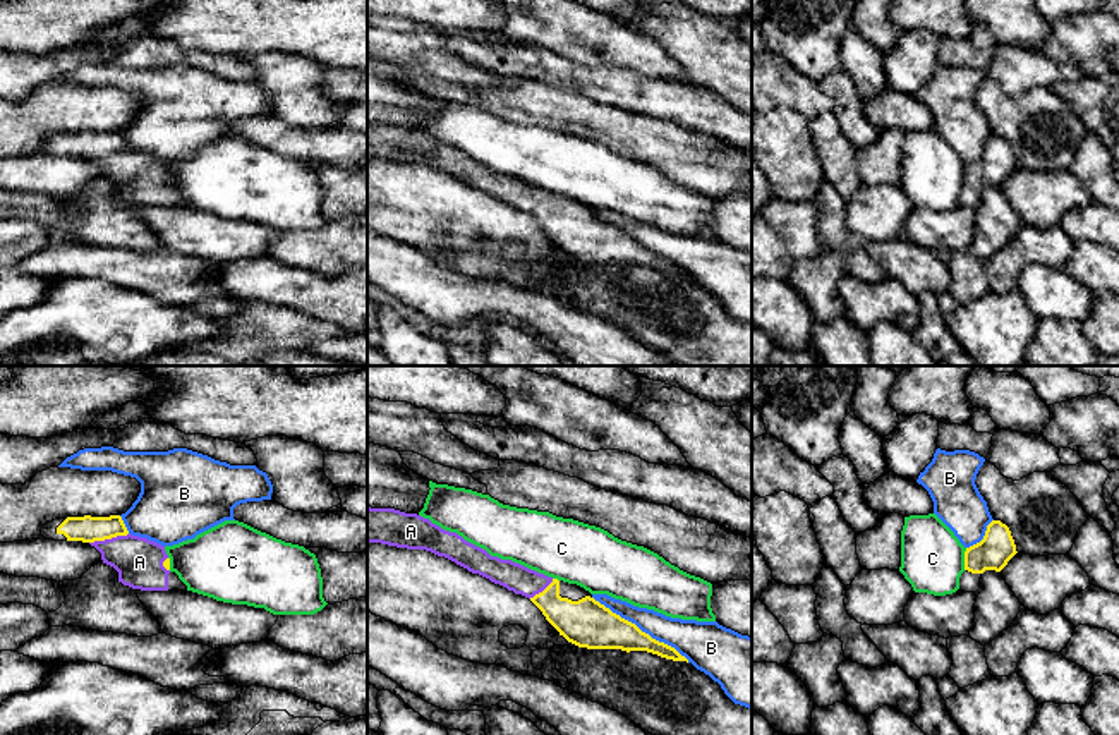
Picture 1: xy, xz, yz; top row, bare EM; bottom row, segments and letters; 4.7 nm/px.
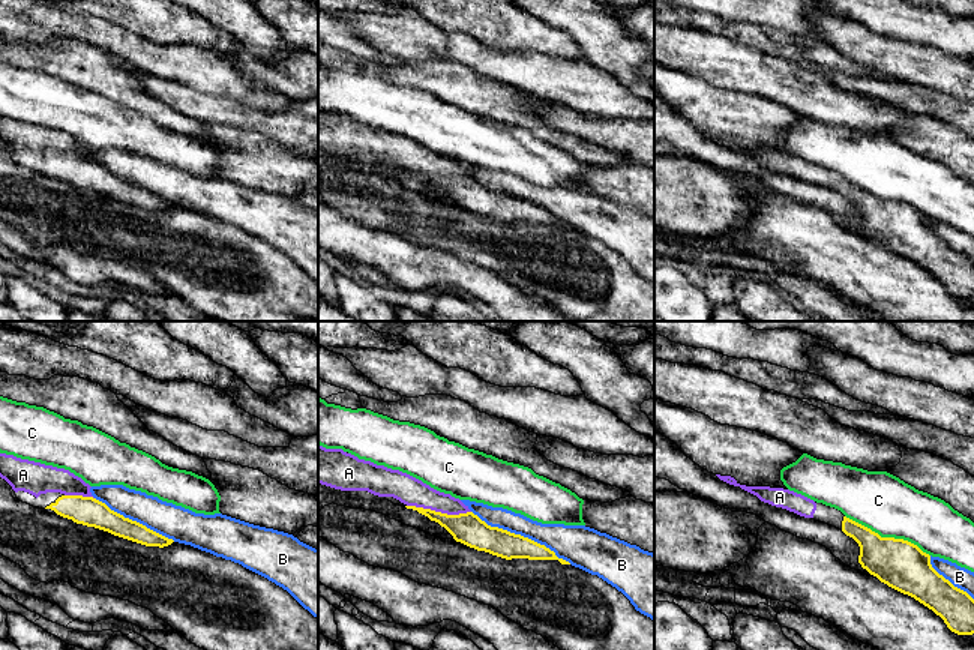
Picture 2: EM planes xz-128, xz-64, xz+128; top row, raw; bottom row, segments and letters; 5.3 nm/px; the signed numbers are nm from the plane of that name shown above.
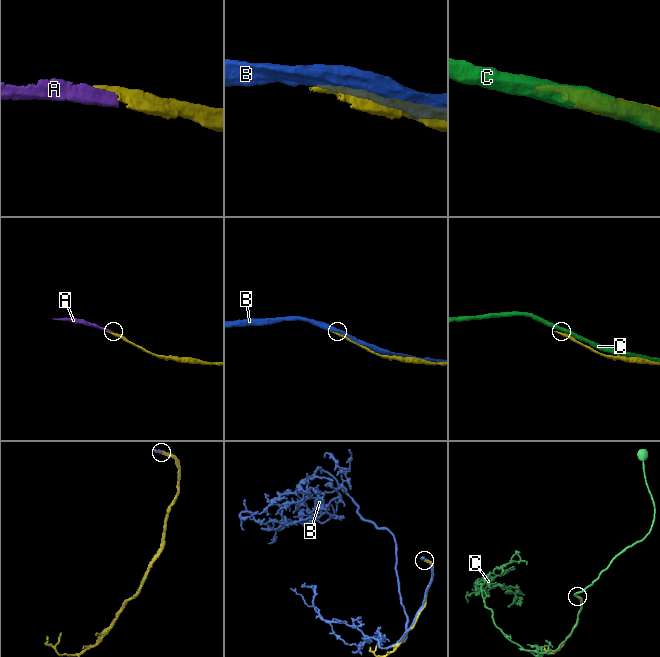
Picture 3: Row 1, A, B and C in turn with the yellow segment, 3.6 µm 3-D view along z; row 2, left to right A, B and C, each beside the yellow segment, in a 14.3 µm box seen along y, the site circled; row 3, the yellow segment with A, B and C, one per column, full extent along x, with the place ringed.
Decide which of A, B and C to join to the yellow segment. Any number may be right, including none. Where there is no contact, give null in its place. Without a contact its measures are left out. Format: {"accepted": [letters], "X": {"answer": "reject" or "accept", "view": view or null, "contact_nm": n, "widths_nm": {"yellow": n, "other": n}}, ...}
{"accepted": ["A"], "A": {"answer": "accept", "view": "xy", "contact_nm": 190, "widths_nm": {"yellow": 130, "other": 220}}, "B": {"answer": "reject", "view": "xz", "contact_nm": 550, "widths_nm": {"yellow": 220, "other": 170}}, "C": {"answer": "reject", "view": "yz", "contact_nm": 110, "widths_nm": {"yellow": 160, "other": 300}}}

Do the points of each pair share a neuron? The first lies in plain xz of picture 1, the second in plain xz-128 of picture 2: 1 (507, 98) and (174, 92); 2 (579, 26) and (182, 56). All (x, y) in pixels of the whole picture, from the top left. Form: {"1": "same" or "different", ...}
{"1": "different", "2": "different"}

